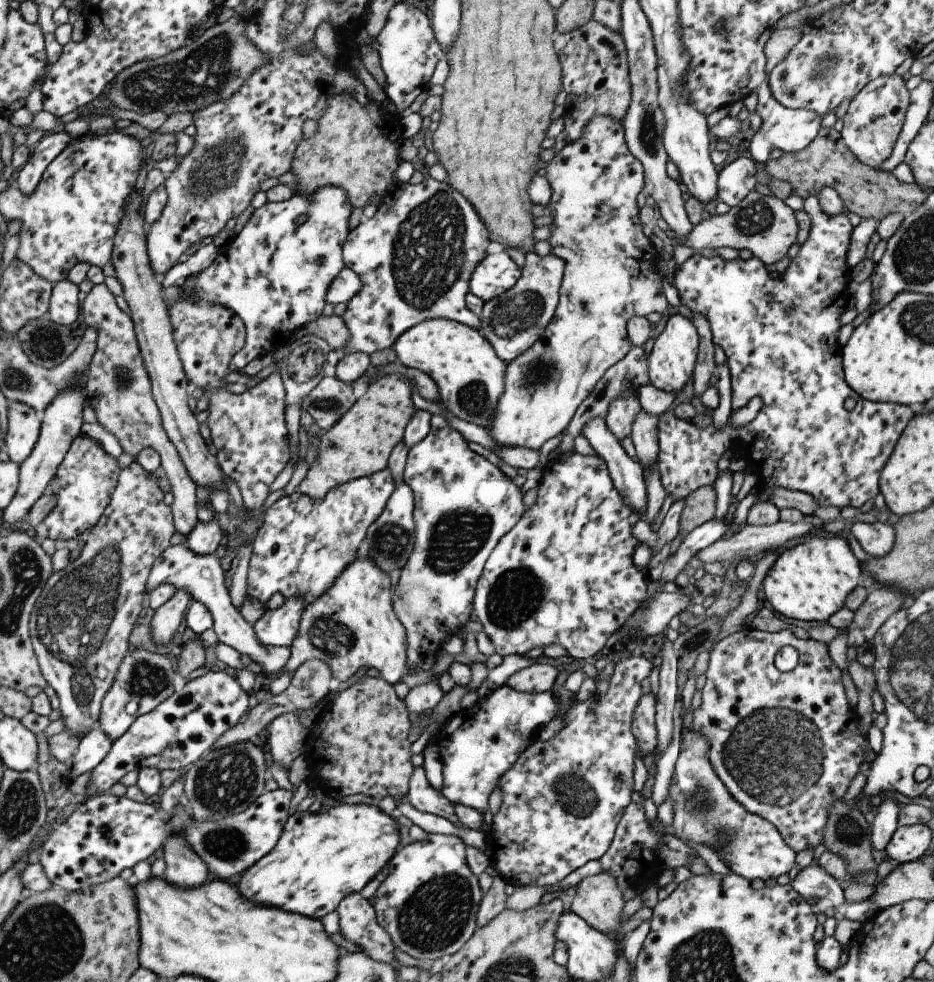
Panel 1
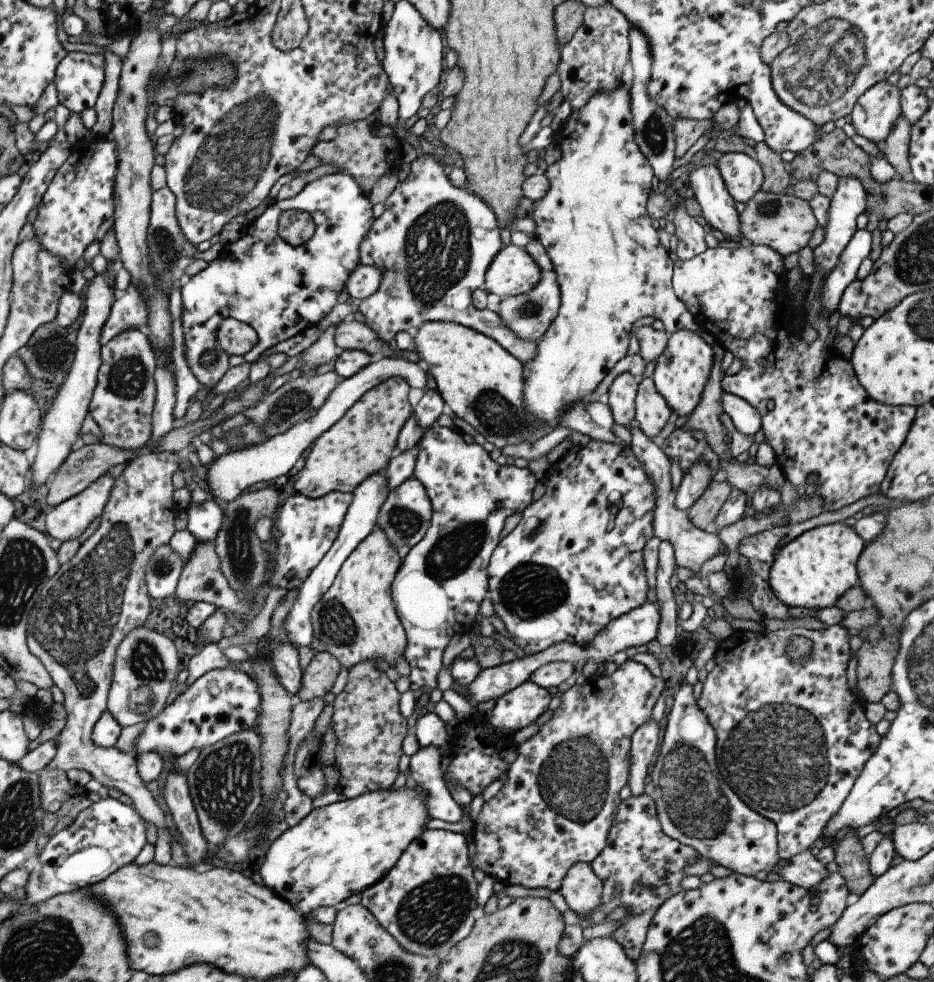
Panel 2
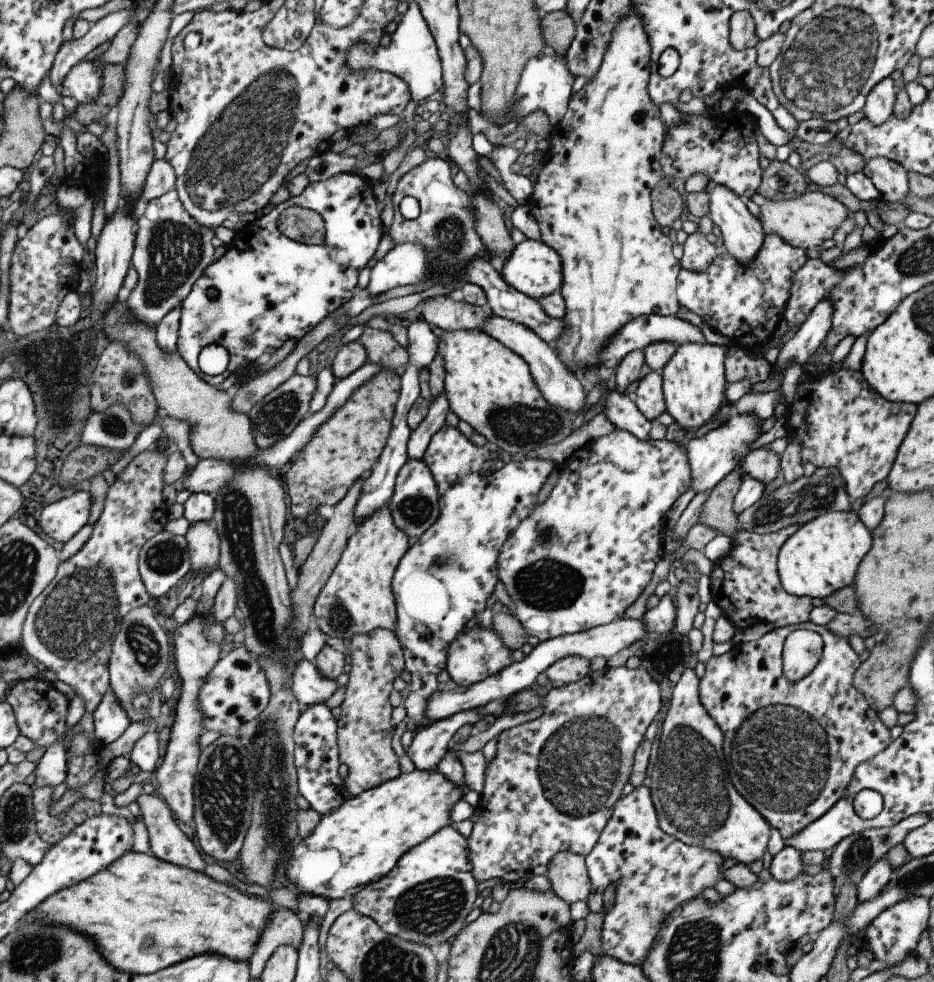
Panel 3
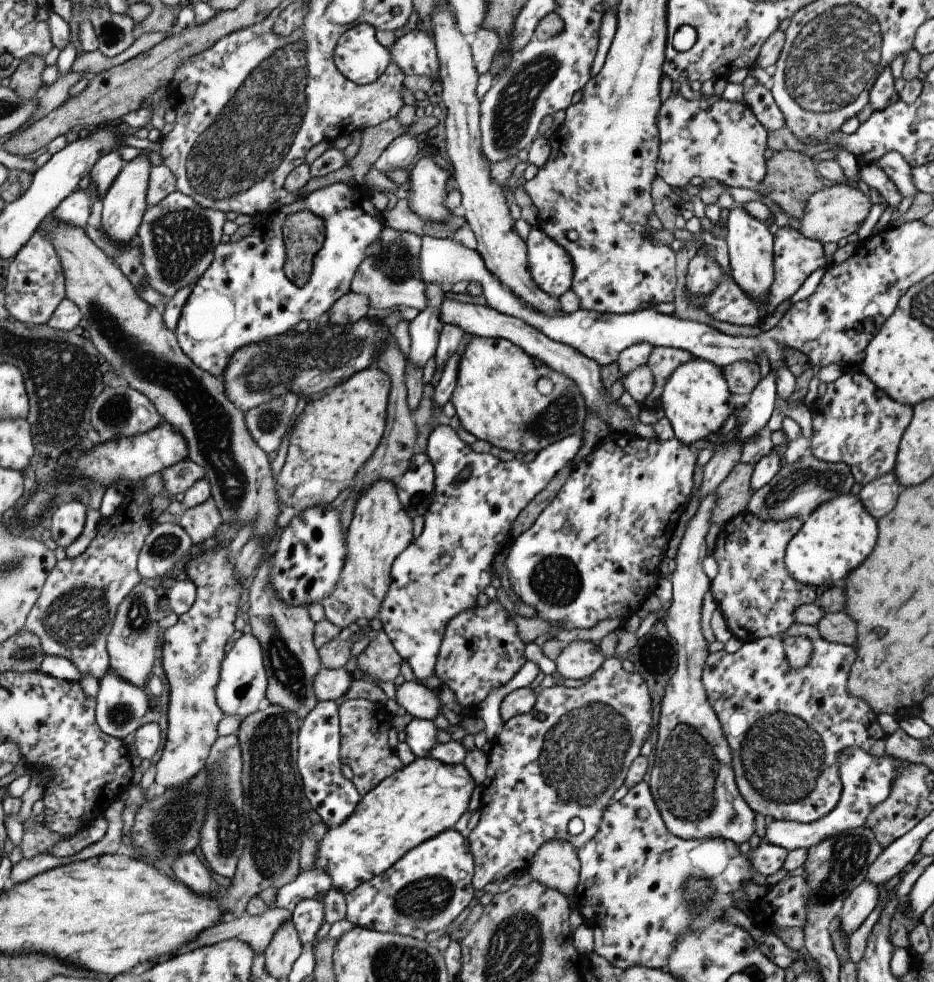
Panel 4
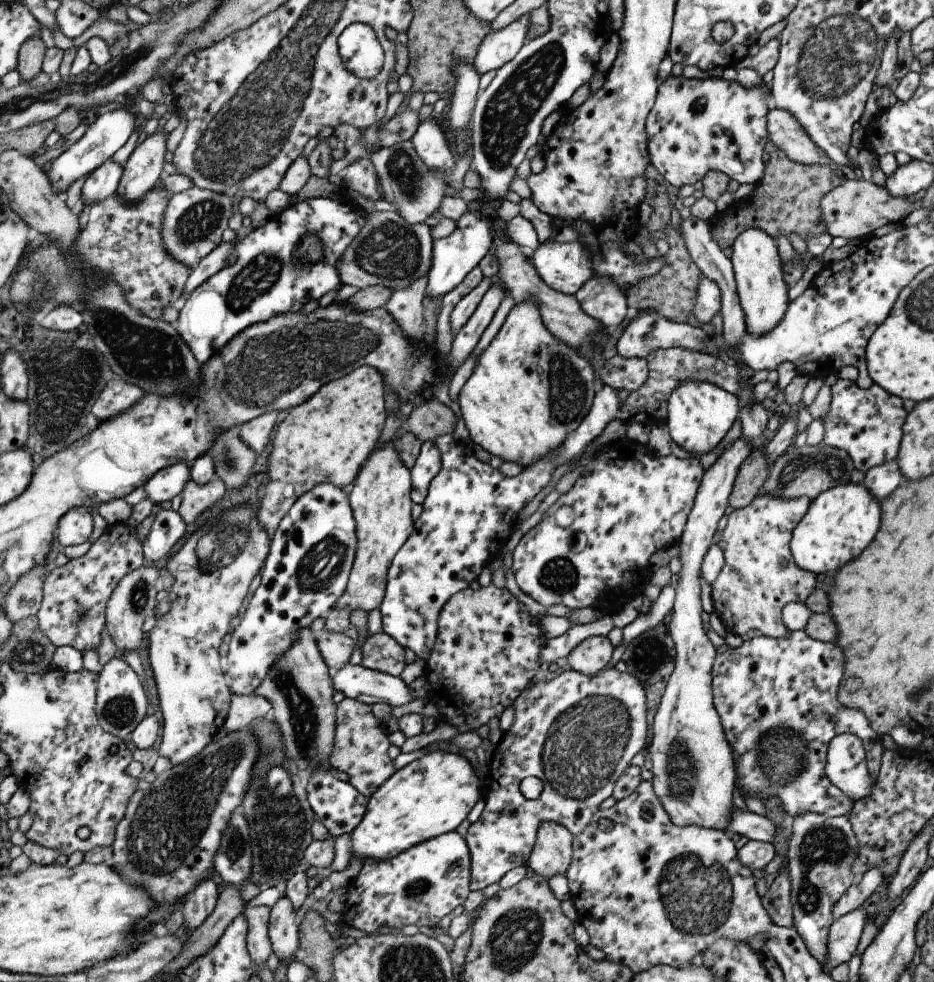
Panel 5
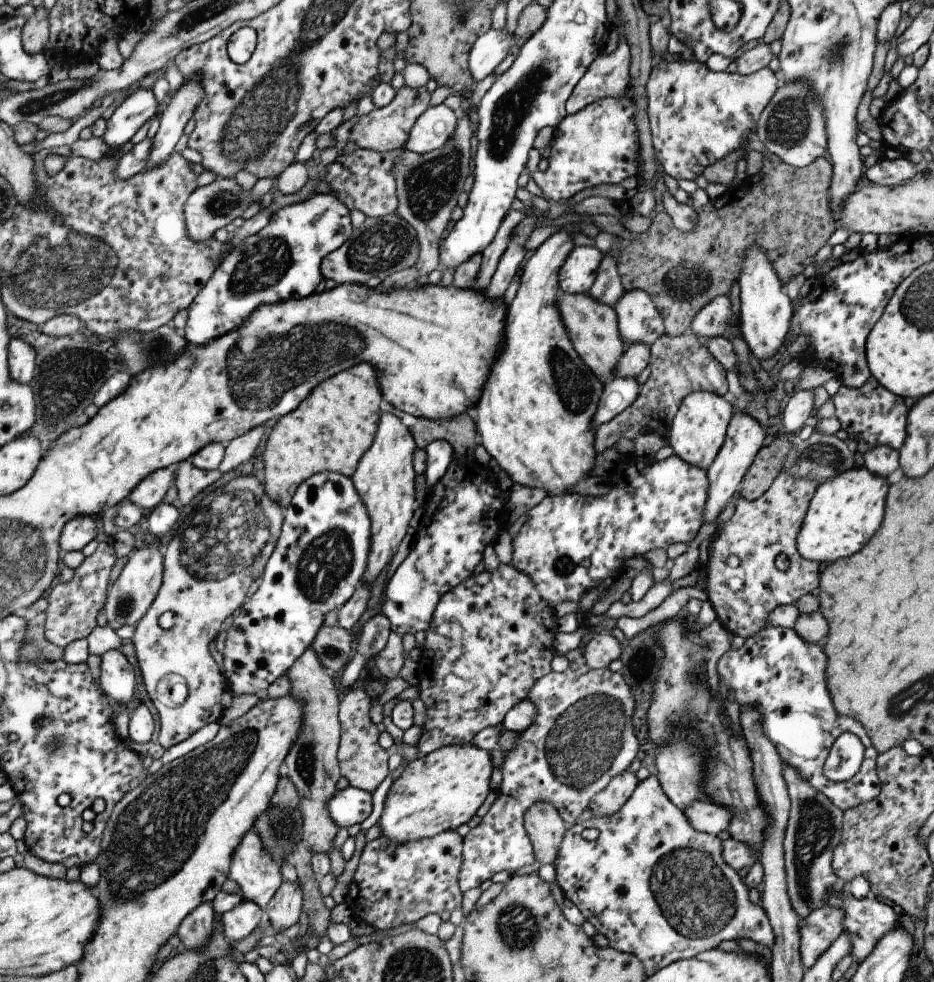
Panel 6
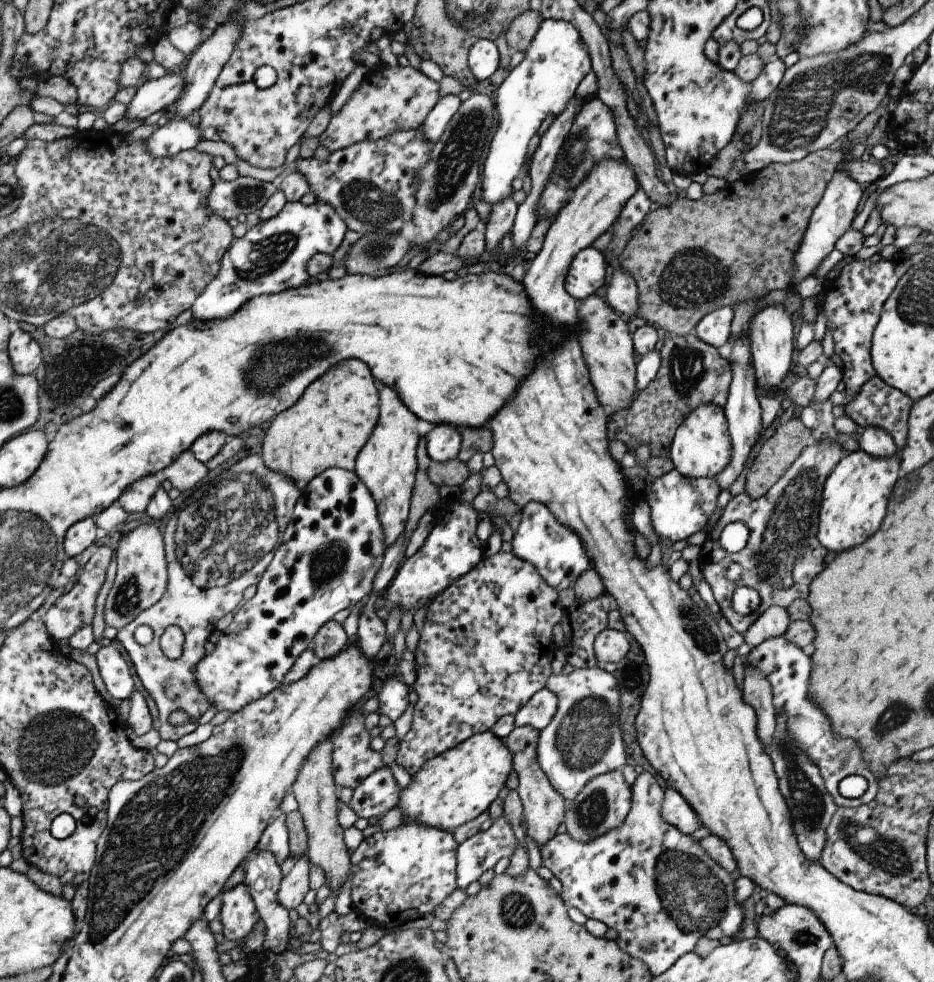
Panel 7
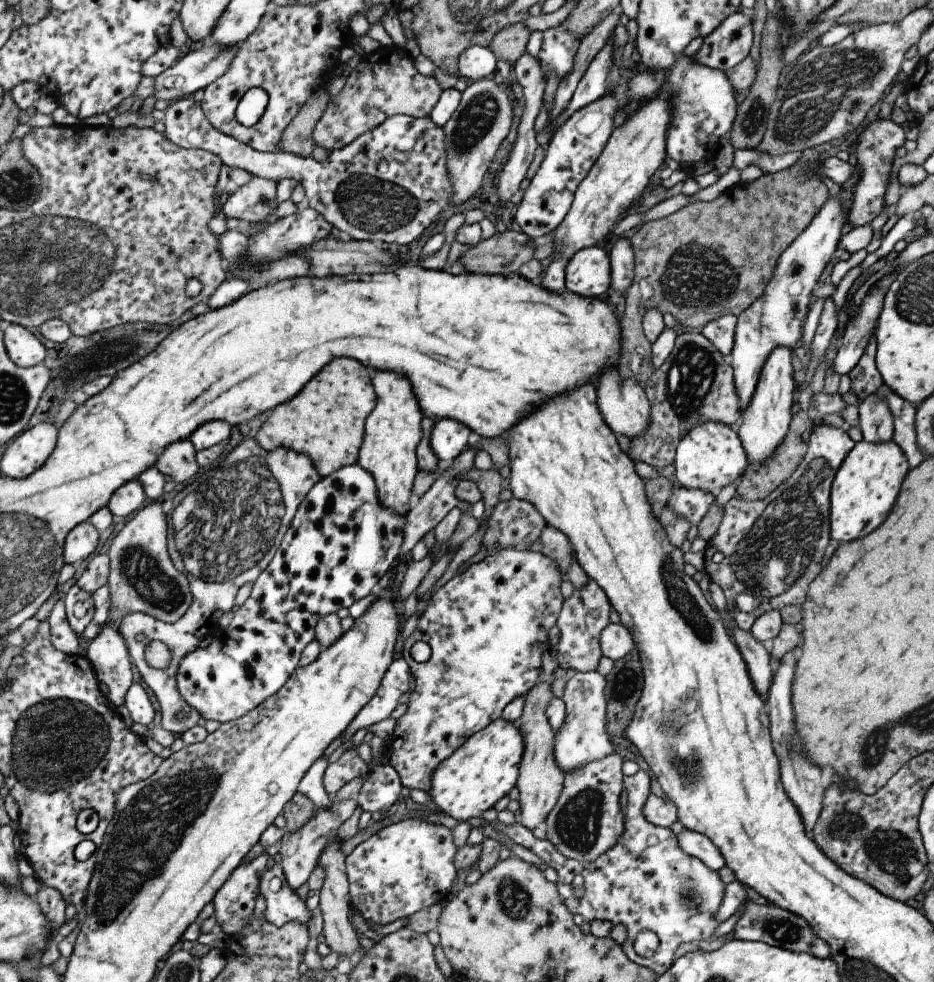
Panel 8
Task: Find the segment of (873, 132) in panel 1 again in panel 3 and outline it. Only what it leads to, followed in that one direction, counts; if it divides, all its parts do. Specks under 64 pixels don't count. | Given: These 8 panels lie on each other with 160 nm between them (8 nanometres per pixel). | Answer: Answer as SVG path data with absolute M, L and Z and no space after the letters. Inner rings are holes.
M890 77L879 81L866 96L862 112L864 118L872 125L885 122L892 115L892 106L895 100L897 88Z

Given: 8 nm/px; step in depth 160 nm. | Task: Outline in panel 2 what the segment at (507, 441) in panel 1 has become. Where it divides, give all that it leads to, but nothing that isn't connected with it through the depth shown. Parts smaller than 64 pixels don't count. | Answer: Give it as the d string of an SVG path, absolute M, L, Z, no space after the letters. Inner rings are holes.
M617 85L614 89L606 91L597 91L588 98L588 101L581 105L578 109L572 109L563 125L559 127L556 135L554 135L554 144L561 152L559 159L546 166L543 172L548 180L547 192L543 195L540 201L532 202L532 220L535 224L534 232L535 238L542 244L545 249L546 255L549 257L550 263L553 267L553 272L556 274L556 281L559 287L560 305L551 321L548 329L542 334L541 338L537 341L535 356L522 365L522 375L524 383L522 386L522 395L524 400L524 409L527 414L535 420L537 425L552 425L558 424L558 414L562 413L569 405L581 401L584 394L593 392L597 388L597 384L603 380L603 377L618 360L627 355L627 344L629 329L633 322L637 322L643 316L652 316L662 323L662 328L670 335L675 331L691 331L702 335L701 328L695 324L695 319L692 314L685 308L673 292L671 277L672 266L674 259L671 259L671 254L666 251L657 239L657 233L651 225L651 219L646 214L646 204L648 194L653 182L653 169L649 161L640 153L639 147L636 145L634 139L634 132L632 127L632 114L630 113L629 106L630 96L628 89L625 86Z

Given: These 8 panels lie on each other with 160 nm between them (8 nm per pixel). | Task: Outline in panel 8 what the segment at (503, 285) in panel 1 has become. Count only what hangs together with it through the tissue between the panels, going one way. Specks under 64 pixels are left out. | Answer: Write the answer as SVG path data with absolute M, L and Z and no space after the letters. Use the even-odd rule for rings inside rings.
M591 246L573 254L567 262L565 289L583 298L597 298L608 288L609 258L606 247Z

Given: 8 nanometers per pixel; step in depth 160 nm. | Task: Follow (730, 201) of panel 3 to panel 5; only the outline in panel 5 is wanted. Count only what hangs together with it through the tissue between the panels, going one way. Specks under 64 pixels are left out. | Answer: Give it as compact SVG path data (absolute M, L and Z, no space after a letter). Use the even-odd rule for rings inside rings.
M747 229L739 233L731 244L730 263L740 307L744 314L747 334L761 336L771 332L785 314L787 288L782 279L782 264L774 240L763 231Z

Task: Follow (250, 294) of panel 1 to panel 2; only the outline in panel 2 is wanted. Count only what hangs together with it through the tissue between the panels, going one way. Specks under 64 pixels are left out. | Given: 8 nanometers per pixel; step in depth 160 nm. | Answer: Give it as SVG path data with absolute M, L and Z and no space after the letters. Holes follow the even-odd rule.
M339 172L323 175L306 183L299 194L290 199L274 200L265 211L243 228L238 239L226 245L222 254L208 262L208 266L193 275L180 288L182 309L181 328L184 340L184 358L189 370L203 387L211 389L220 377L228 370L228 355L225 351L216 349L214 332L223 319L229 317L248 324L256 332L256 343L249 352L242 354L244 361L251 364L257 360L264 350L303 332L310 326L319 324L335 304L337 294L344 288L350 272L358 262L358 246L366 232L375 220L371 213L371 201L367 193L360 189L355 179L348 174ZM286 210L302 210L311 215L315 225L313 236L303 244L292 247L287 244L277 232L278 216ZM214 348L215 362L211 366L203 366L199 357L205 349Z

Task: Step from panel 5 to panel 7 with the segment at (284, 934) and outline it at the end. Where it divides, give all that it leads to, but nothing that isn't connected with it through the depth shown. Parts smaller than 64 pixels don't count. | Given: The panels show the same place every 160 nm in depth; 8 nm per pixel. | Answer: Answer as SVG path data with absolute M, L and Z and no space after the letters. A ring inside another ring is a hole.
M306 850L299 856L287 855L286 859L279 864L282 877L276 899L287 910L295 908L301 903L309 889L308 870L310 865L306 857Z

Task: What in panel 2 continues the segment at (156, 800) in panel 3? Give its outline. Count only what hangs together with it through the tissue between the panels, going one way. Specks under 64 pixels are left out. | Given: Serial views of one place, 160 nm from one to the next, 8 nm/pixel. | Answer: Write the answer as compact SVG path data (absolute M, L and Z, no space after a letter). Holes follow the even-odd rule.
M145 452L137 455L134 459L131 459L129 462L124 464L124 468L119 474L117 478L114 479L113 486L109 491L106 503L104 504L102 513L100 514L101 520L99 520L99 525L97 529L91 534L85 541L83 541L77 552L73 555L71 560L64 562L63 564L59 565L57 568L57 572L47 580L42 588L42 592L40 594L39 601L32 607L31 612L29 613L29 618L26 624L26 645L29 649L29 652L41 662L41 664L45 667L47 674L51 677L53 684L61 690L64 696L64 702L62 706L65 710L65 724L62 728L61 732L57 736L57 744L56 744L56 753L53 758L40 770L34 772L37 778L40 776L41 771L43 770L60 770L64 773L69 770L69 768L76 768L80 769L81 771L88 772L92 778L100 782L103 786L109 788L117 788L119 792L123 794L127 794L131 799L131 806L137 811L137 814L142 818L145 822L151 822L153 826L156 826L156 840L154 843L154 855L152 858L153 862L156 862L158 865L167 865L171 860L171 835L170 831L168 830L167 825L165 825L165 815L164 812L161 811L159 805L155 803L151 792L143 785L143 781L140 779L136 769L136 762L134 756L120 750L117 750L115 747L107 747L101 748L97 745L94 745L94 742L91 738L92 728L95 724L96 718L106 709L106 698L108 695L108 690L110 687L110 680L111 680L111 673L112 673L112 664L114 661L114 654L119 644L119 641L129 632L132 628L141 626L144 624L145 619L148 615L148 608L150 596L147 594L146 591L146 584L144 581L144 572L146 567L147 559L149 558L150 554L157 548L157 546L162 545L163 543L167 543L168 540L171 538L171 535L176 531L175 526L173 525L173 519L177 513L177 505L173 502L173 498L171 497L172 487L171 487L171 476L173 476L173 472L178 468L178 458L180 454L172 453L172 452Z

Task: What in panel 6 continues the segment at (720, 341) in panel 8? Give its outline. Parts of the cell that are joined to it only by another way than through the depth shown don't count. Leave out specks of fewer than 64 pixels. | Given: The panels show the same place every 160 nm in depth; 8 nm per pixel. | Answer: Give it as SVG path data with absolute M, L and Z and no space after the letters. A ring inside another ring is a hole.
M717 296L695 314L688 330L700 340L721 337L730 324L730 311L727 296Z

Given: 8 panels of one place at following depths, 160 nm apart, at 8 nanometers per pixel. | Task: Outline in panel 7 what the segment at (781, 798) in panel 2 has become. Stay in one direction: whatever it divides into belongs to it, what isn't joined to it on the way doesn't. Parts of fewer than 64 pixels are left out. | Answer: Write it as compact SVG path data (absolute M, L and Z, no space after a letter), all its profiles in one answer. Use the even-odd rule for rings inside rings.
M781 636L764 640L754 646L746 654L746 661L743 662L743 665L744 668L759 669L760 673L764 674L772 690L774 711L776 714L781 711L786 714L788 736L816 764L819 774L824 780L826 791L831 795L833 802L838 807L856 808L874 798L878 789L878 782L874 774L871 774L868 766L865 766L858 744L851 739L838 739L832 735L826 714L823 714L823 711L808 697L807 685L811 663L810 658L805 656L799 647L787 642L787 639ZM851 748L855 750L857 760L853 760L851 766L849 764L845 766L843 764L843 754L847 754L847 750L851 750ZM847 774L859 774L859 776L863 776L867 780L867 790L859 798L848 799L839 794L838 784L841 782L841 778L845 778Z

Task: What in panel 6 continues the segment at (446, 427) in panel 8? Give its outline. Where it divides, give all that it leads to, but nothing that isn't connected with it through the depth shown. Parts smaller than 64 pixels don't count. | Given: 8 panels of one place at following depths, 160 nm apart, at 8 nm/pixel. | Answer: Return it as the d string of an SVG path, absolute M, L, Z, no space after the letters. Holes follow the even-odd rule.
M443 439L432 440L423 449L426 452L426 467L419 478L423 478L428 490L443 476L454 453L452 446Z

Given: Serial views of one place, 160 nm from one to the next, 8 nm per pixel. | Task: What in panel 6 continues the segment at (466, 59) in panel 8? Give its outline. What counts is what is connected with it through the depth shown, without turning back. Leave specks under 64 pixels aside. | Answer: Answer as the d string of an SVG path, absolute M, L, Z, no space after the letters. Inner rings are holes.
M505 28L489 29L473 42L468 54L468 71L476 82L483 80L493 68L503 60L504 56L513 50L511 36Z

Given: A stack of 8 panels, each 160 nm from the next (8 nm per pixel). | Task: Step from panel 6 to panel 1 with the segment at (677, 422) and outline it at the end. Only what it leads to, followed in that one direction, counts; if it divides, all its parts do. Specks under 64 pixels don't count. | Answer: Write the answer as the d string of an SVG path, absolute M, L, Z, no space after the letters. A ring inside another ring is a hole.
M677 313L669 316L664 329L653 342L649 357L646 358L648 383L666 393L679 393L685 382L692 378L698 353L698 336L691 320Z

